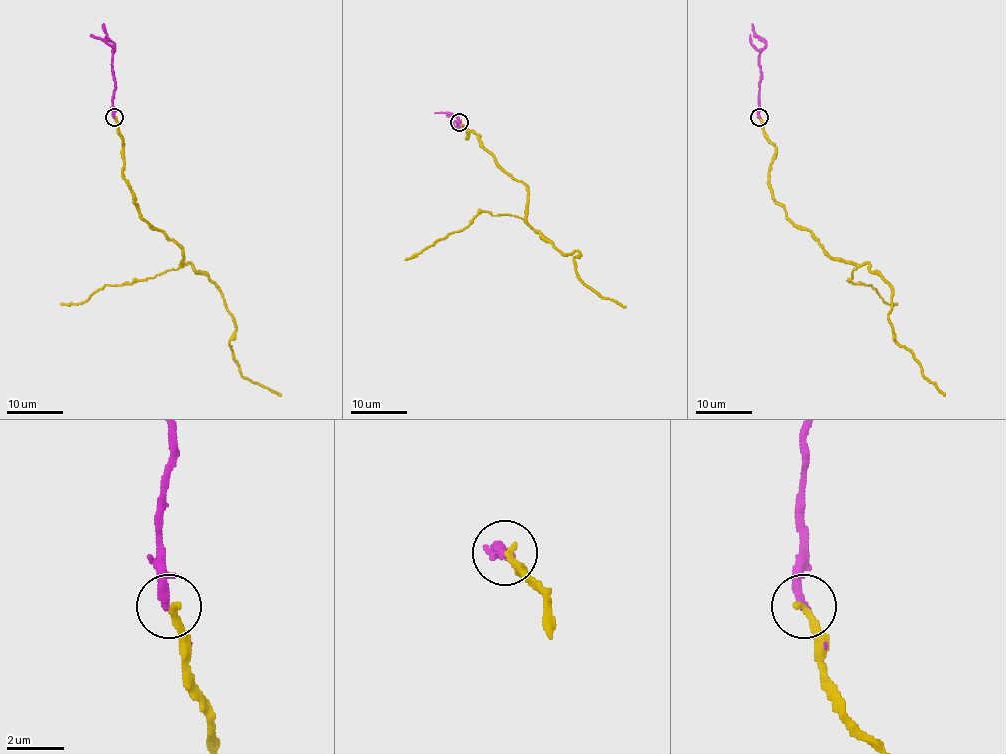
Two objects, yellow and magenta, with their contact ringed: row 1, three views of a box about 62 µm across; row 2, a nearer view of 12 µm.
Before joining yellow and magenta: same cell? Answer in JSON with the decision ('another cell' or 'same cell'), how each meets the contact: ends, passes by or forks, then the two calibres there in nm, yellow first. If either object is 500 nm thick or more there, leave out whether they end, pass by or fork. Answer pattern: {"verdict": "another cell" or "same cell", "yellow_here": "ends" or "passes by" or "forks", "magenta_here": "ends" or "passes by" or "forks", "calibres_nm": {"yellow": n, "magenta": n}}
{"verdict": "same cell", "yellow_here": "ends", "magenta_here": "passes by", "calibres_nm": {"yellow": 240, "magenta": 200}}

